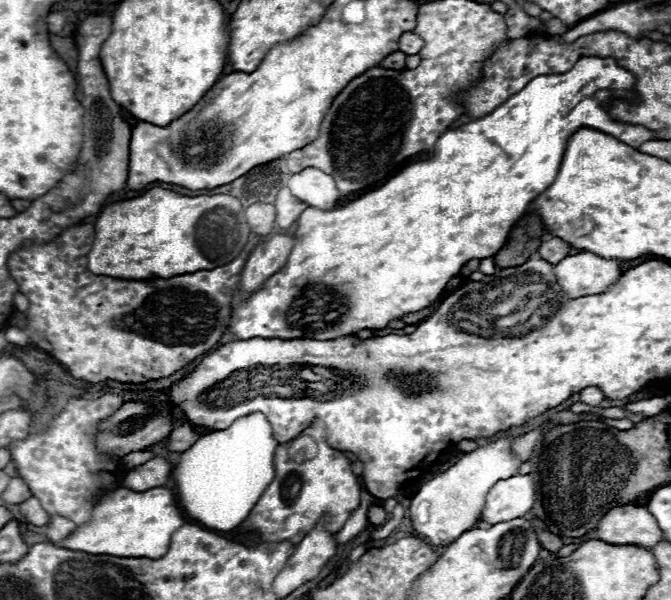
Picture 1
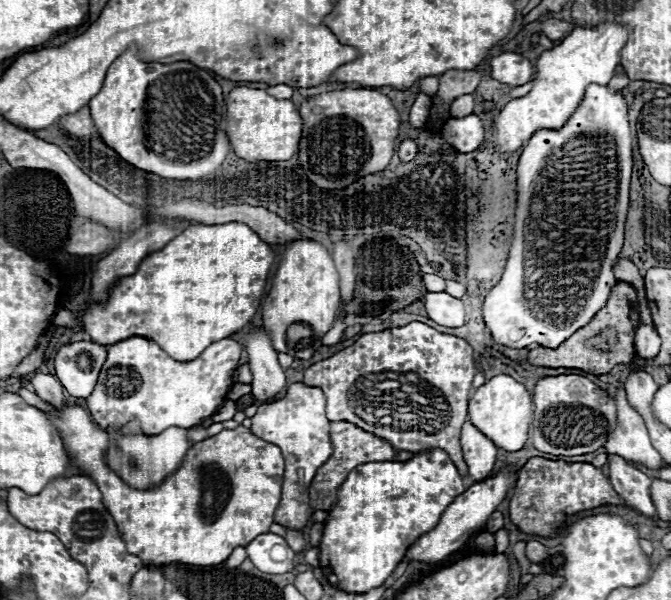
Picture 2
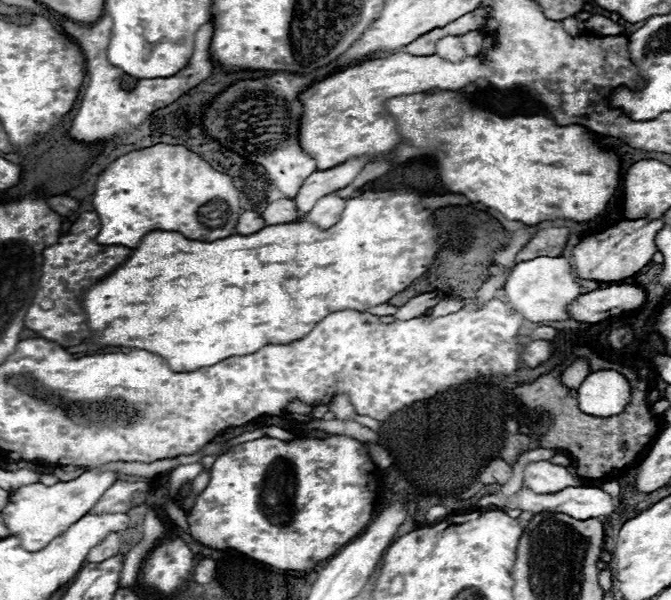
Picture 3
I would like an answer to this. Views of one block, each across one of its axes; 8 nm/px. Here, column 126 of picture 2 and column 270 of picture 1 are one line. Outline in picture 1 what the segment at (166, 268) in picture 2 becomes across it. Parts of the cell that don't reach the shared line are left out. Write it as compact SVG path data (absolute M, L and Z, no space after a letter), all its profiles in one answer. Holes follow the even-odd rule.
M584 56L574 64L572 70L568 70L564 74L542 74L542 76L532 78L520 92L510 96L492 114L488 114L484 118L478 118L474 122L468 122L468 124L460 126L458 130L444 132L444 136L440 136L440 140L434 146L432 158L402 168L384 186L380 186L380 188L376 188L372 192L366 192L360 200L354 200L354 202L350 202L350 204L346 204L342 208L330 210L330 212L322 212L322 210L316 210L316 208L306 208L302 212L302 216L298 218L298 222L296 222L298 224L296 242L294 242L294 248L292 248L288 260L286 260L286 264L276 274L272 274L254 296L244 298L236 308L232 308L228 332L234 334L238 340L248 340L248 338L256 338L256 336L258 338L282 338L282 340L292 340L292 338L332 340L336 336L354 334L354 332L364 330L364 328L382 330L382 328L388 326L388 322L392 322L396 318L402 318L404 314L428 308L442 294L442 290L446 288L446 282L450 278L454 278L468 260L490 258L504 246L504 240L508 238L510 226L524 214L524 208L528 208L528 204L554 182L554 178L558 174L558 168L560 168L560 162L562 162L562 156L564 156L564 150L566 150L566 142L578 128L584 126L584 128L600 130L604 134L610 134L610 136L618 138L620 142L624 142L624 144L628 144L632 148L638 148L640 144L652 140L652 132L648 132L646 128L620 124L620 122L614 122L608 116L608 100L612 100L612 96L632 96L632 84L634 84L634 76L626 74L626 70L616 64L616 60Z

